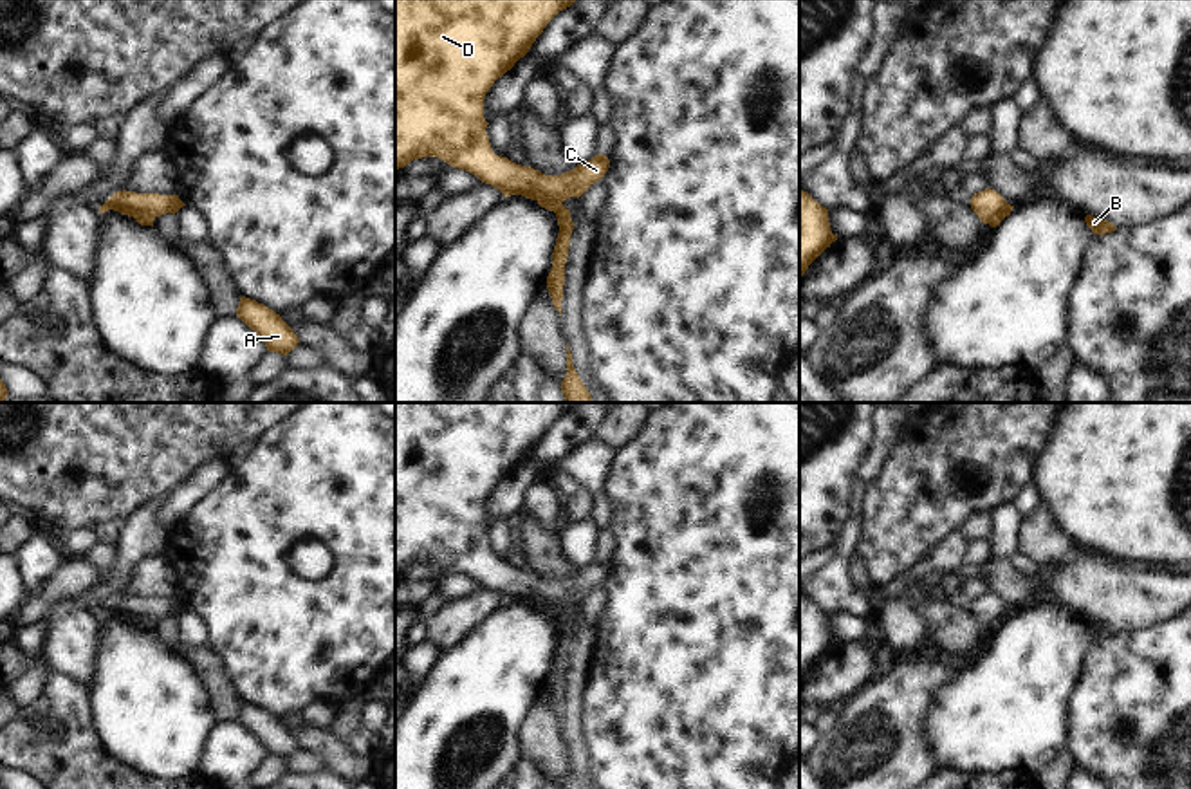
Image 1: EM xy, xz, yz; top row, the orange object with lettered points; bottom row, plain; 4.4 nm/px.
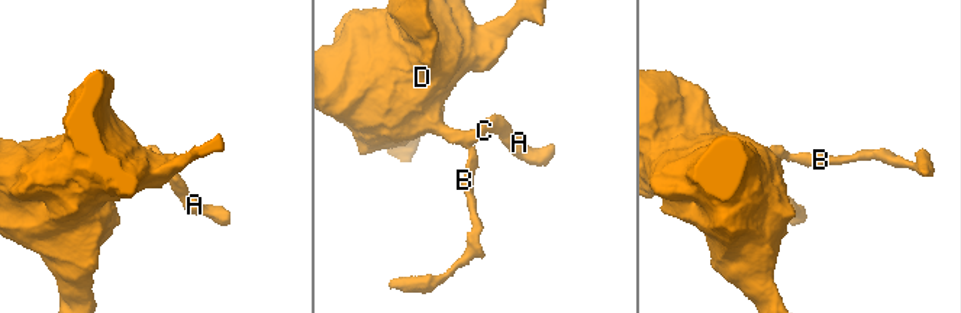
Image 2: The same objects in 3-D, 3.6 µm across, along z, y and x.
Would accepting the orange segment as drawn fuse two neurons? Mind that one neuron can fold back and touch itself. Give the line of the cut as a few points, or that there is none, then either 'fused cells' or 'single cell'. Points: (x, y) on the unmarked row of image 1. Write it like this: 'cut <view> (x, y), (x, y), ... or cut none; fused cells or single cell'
cut xz (562, 603), (542, 602), (538, 605); fused cells

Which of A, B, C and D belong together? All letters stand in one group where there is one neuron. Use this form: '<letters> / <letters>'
A C D / B

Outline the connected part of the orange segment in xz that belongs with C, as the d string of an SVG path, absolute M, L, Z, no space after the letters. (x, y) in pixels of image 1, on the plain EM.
M395 403L395 574L413 563L439 562L453 572L476 580L500 594L503 601L522 599L532 605L581 601L608 576L610 565L599 558L561 580L545 580L496 560L487 542L484 504L493 487L523 462L547 428L577 403Z

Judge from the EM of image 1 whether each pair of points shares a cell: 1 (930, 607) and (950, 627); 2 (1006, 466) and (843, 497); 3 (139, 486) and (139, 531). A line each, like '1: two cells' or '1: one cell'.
1: one cell
2: two cells
3: two cells

